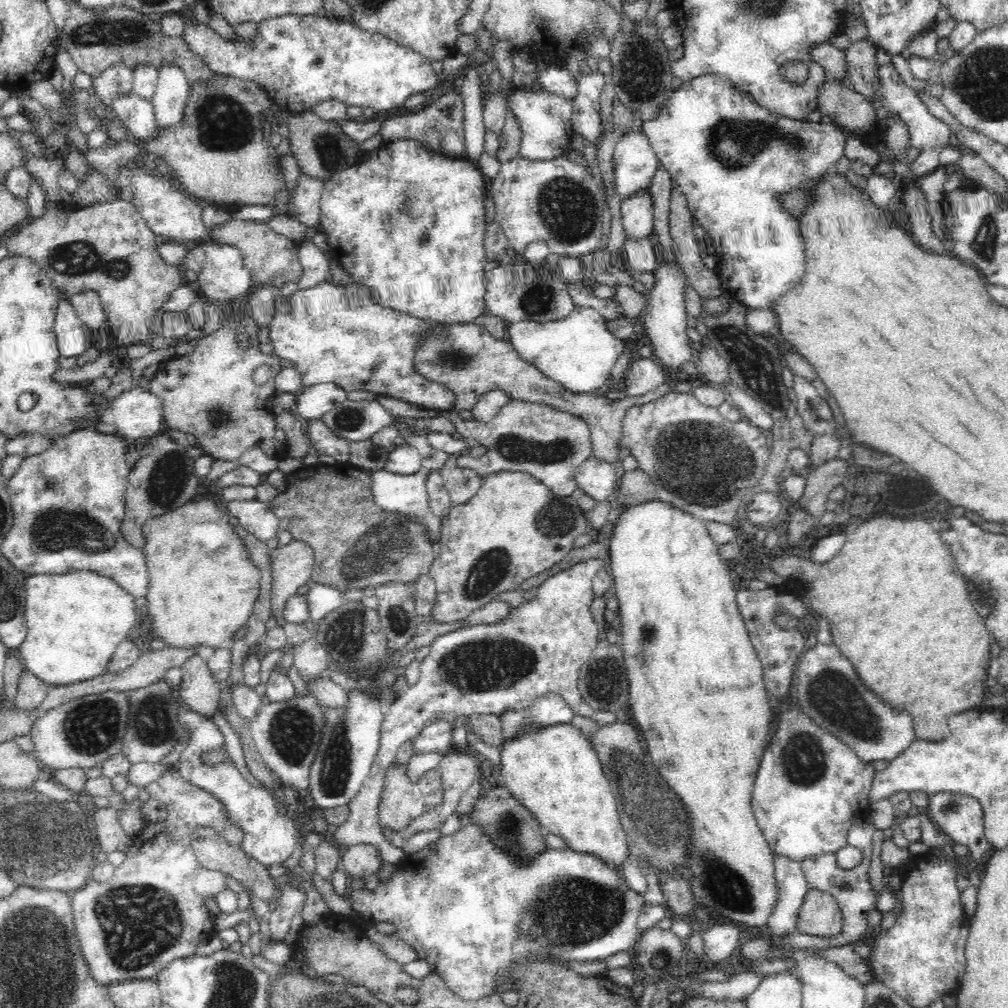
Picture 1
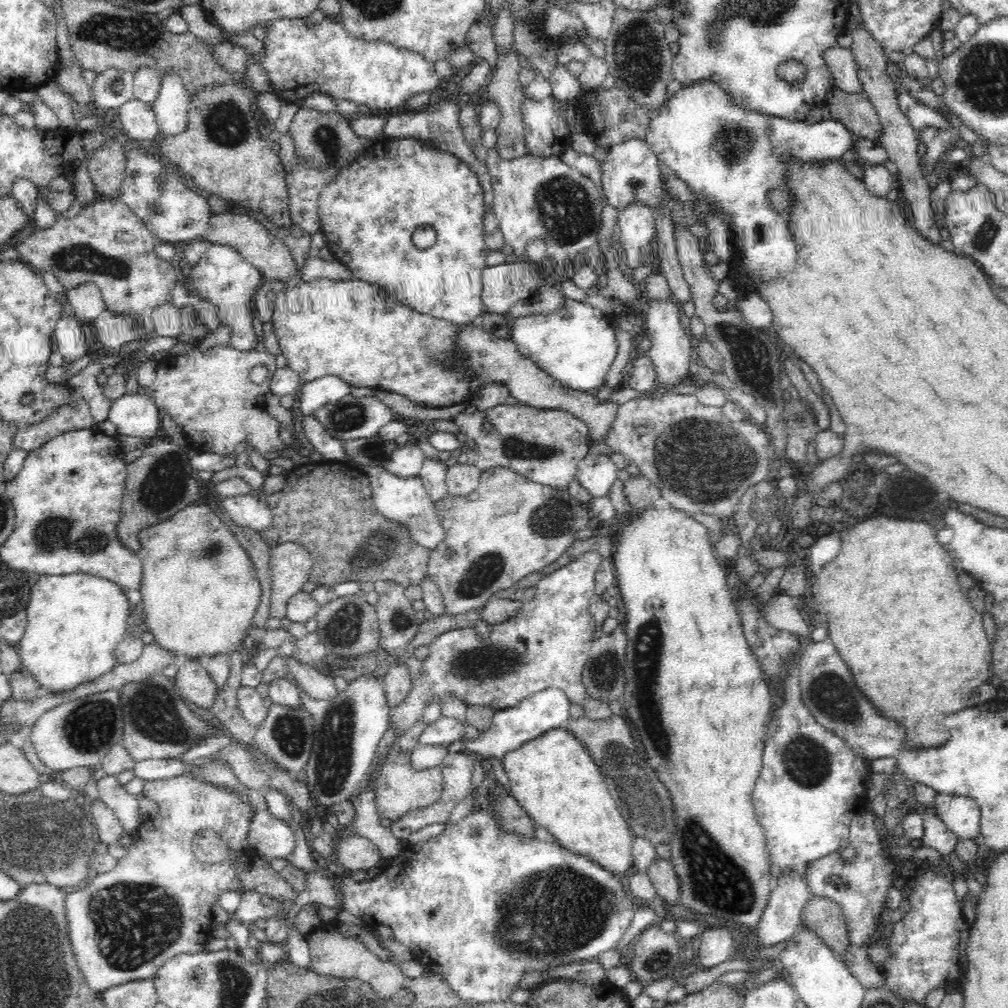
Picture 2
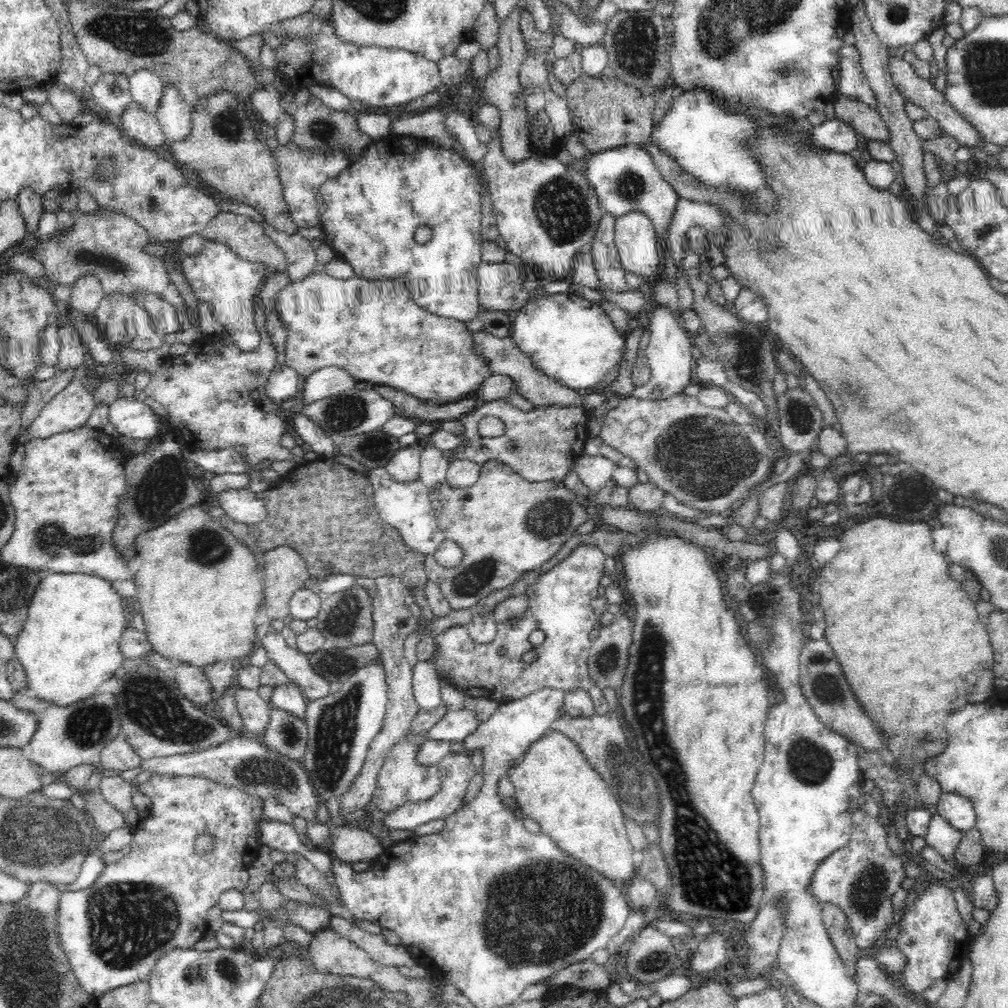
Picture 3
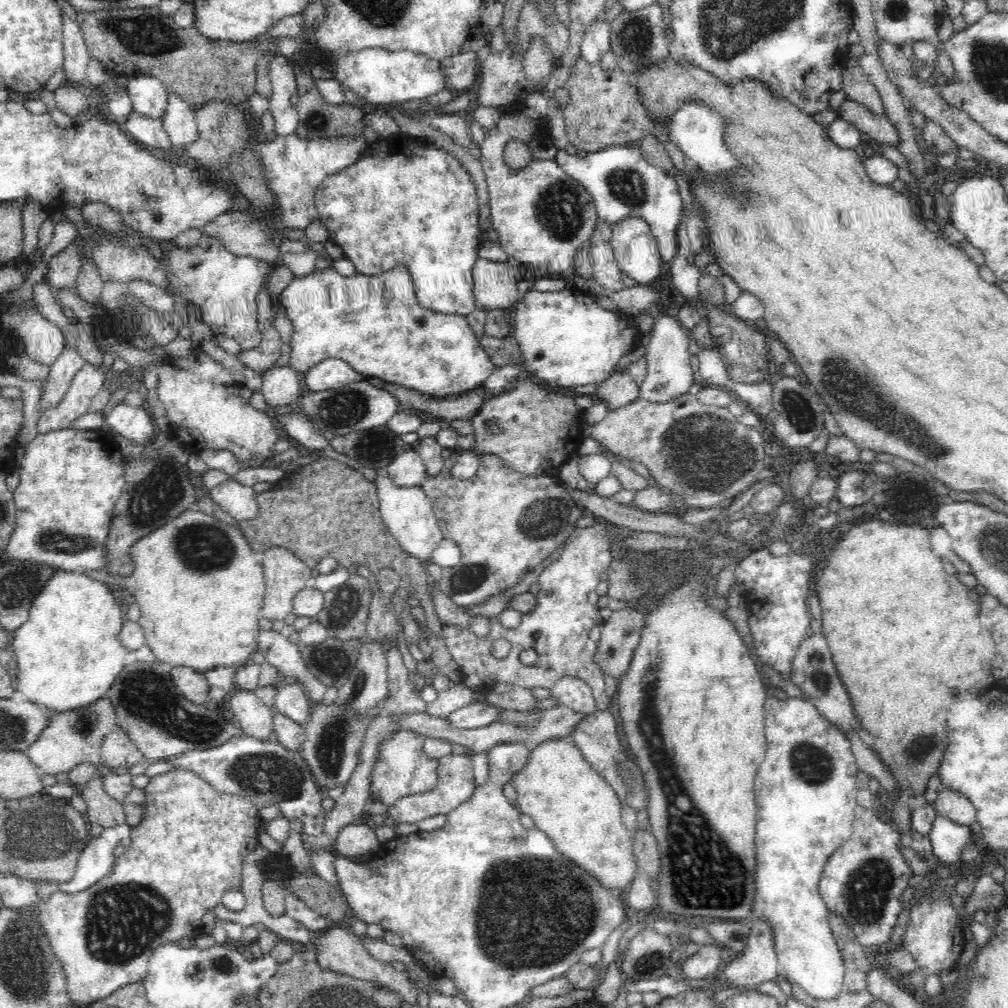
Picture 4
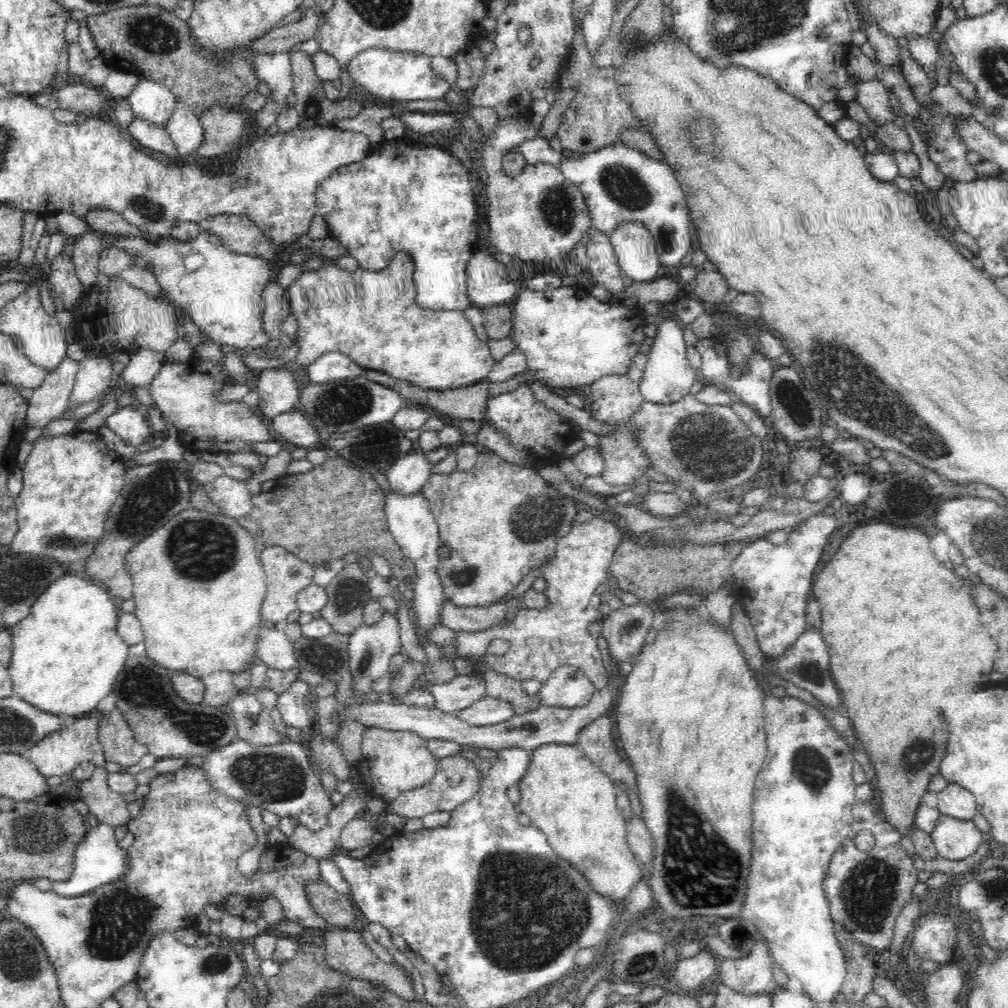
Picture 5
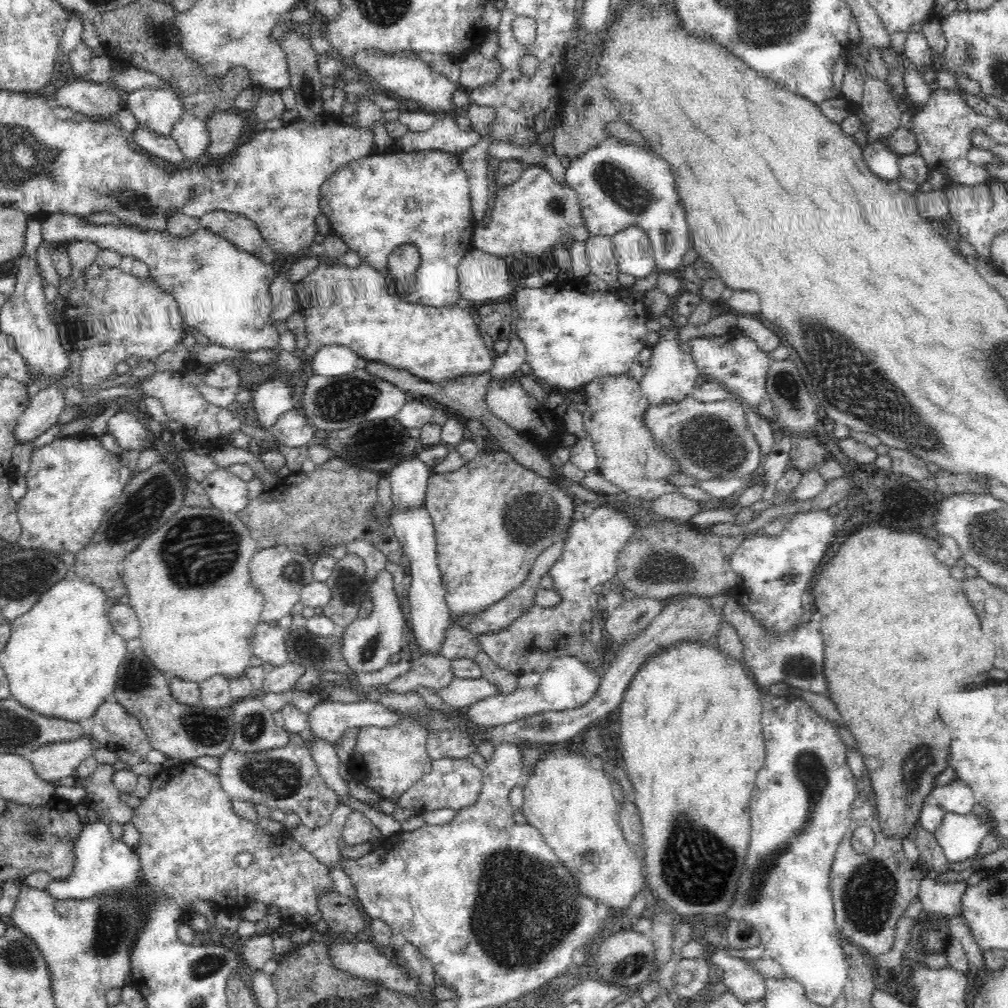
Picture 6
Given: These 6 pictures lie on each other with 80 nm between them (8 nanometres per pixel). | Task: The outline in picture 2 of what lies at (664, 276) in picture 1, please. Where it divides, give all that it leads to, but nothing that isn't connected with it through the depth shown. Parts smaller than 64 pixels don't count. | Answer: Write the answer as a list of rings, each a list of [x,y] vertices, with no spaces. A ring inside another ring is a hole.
[[[668,298],[668,300],[649,301],[648,313],[646,314],[646,328],[648,329],[651,348],[646,356],[651,359],[651,363],[655,369],[655,380],[650,390],[658,386],[666,386],[666,384],[678,384],[686,372],[688,372],[688,364],[692,358],[692,342],[685,329],[682,328],[680,322],[680,306],[679,302]]]

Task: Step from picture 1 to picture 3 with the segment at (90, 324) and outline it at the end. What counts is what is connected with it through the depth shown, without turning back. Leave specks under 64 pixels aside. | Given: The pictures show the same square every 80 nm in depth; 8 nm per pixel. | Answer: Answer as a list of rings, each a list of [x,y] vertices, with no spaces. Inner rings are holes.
[[[86,274],[72,284],[68,310],[85,315],[88,319],[95,315],[95,310],[105,298],[105,291],[95,275]]]

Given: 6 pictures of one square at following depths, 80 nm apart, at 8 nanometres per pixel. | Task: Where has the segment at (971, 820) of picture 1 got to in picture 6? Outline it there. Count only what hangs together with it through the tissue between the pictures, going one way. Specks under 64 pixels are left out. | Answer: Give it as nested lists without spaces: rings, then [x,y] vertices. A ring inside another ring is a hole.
[[[955,779],[943,786],[936,786],[931,794],[940,808],[948,813],[968,815],[977,804],[973,790],[961,779]]]

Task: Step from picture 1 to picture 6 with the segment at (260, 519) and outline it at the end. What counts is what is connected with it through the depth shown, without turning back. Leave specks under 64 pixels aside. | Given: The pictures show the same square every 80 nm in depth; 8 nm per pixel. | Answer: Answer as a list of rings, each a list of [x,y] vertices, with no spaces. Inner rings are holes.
[[[216,467],[208,471],[202,482],[202,488],[209,496],[214,507],[222,512],[237,514],[248,506],[247,481],[232,473],[228,467]]]

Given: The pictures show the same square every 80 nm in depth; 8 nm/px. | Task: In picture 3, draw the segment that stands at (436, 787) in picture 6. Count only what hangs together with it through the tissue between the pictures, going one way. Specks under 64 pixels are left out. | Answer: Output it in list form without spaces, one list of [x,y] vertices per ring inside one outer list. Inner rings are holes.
[[[448,753],[440,762],[438,768],[441,777],[441,788],[439,792],[432,798],[420,803],[405,803],[402,807],[387,813],[382,821],[390,831],[412,831],[414,832],[420,824],[432,820],[446,821],[456,810],[463,804],[468,786],[475,775],[474,764],[472,763],[471,753]]]

